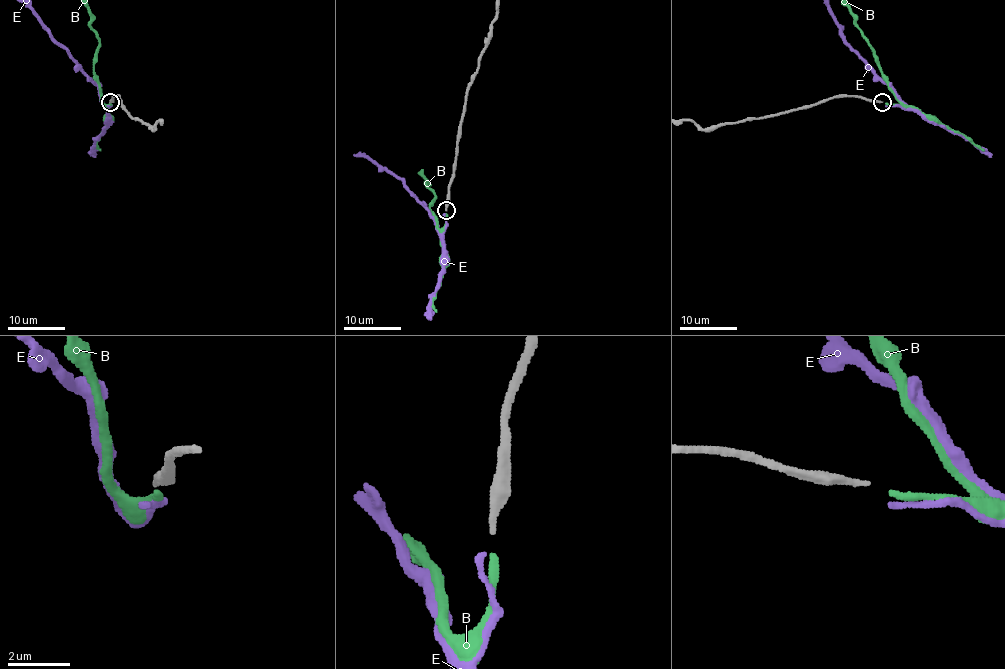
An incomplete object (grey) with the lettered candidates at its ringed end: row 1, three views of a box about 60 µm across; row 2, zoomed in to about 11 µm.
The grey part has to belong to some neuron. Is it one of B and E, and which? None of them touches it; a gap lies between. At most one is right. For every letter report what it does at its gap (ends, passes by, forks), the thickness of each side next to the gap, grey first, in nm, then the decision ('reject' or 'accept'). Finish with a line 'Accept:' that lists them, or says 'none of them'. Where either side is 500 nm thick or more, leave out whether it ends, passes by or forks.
B: it ends | 200/260 nm | reject
E: it ends | 200/180 nm | reject
Accept: none of them

